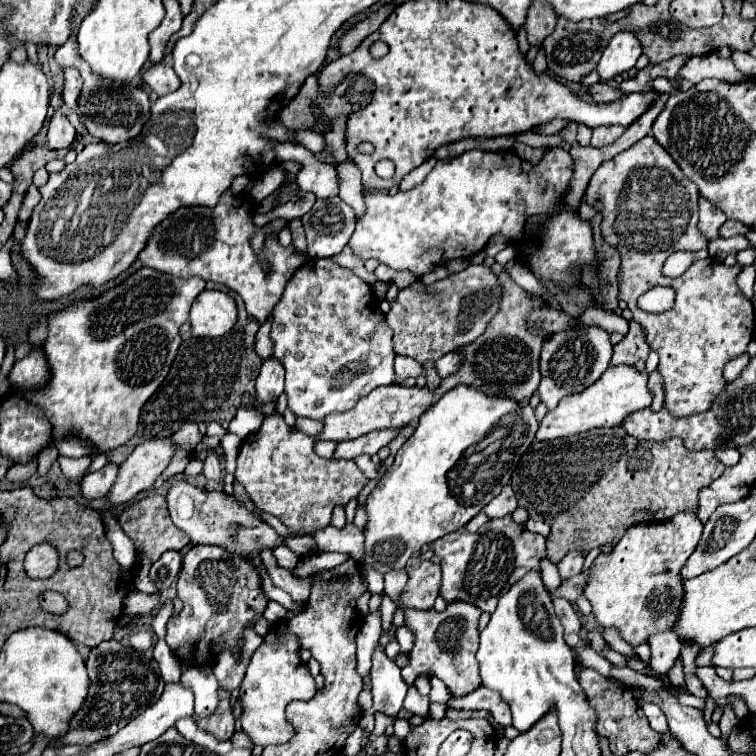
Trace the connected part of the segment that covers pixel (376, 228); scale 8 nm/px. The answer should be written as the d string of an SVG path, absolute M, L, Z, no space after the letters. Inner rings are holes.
M560 147L550 149L538 163L538 167L528 161L522 161L514 151L488 153L472 149L448 163L438 161L434 169L428 173L428 177L414 189L398 191L396 195L388 195L382 191L364 193L366 211L362 217L358 217L356 229L348 245L354 251L354 255L358 255L362 261L378 259L380 263L396 271L410 271L416 275L416 279L422 279L422 275L434 271L436 267L446 267L452 260L471 258L472 255L480 253L492 235L502 233L518 241L526 241L530 245L530 261L534 265L536 277L552 279L556 283L580 285L580 279L572 271L572 267L594 265L596 253L590 223L582 221L576 213L562 207L562 197L564 191L568 191L570 179L572 157ZM540 223L544 225L542 235L538 237L536 227Z

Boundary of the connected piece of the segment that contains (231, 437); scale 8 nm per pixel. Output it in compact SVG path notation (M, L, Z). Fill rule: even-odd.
M226 431L226 435L220 439L220 445L226 453L226 463L224 463L226 473L232 473L234 467L236 467L236 457L238 457L238 451L240 451L240 445L242 445L242 437Z

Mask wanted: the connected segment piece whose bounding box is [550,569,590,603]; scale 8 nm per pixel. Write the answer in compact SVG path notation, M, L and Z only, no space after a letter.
M590 569L584 571L584 573L580 573L580 575L572 575L572 579L564 579L562 585L560 585L554 593L550 593L552 599L556 599L556 597L564 597L564 599L568 599L570 603L576 601L576 597L582 595L582 591L584 591L584 587L586 587L588 573L590 573Z

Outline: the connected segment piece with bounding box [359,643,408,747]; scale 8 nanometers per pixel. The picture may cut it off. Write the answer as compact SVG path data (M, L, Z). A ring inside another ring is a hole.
M378 643L372 655L372 673L370 673L370 689L372 689L372 708L364 712L360 718L360 726L364 730L361 747L364 747L375 726L375 714L380 711L384 715L396 717L402 709L408 685L400 675L400 667L390 661L384 653L384 647Z

